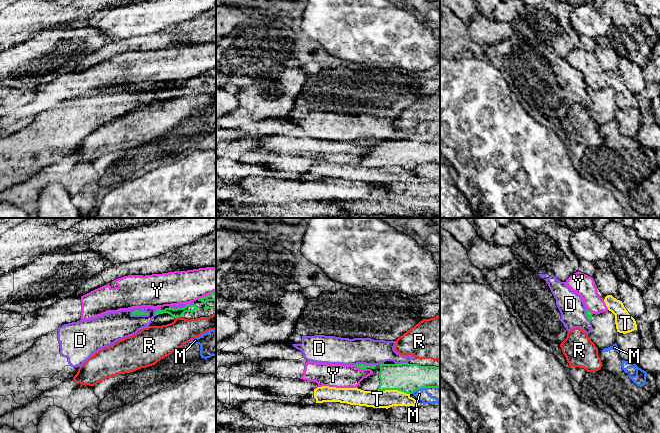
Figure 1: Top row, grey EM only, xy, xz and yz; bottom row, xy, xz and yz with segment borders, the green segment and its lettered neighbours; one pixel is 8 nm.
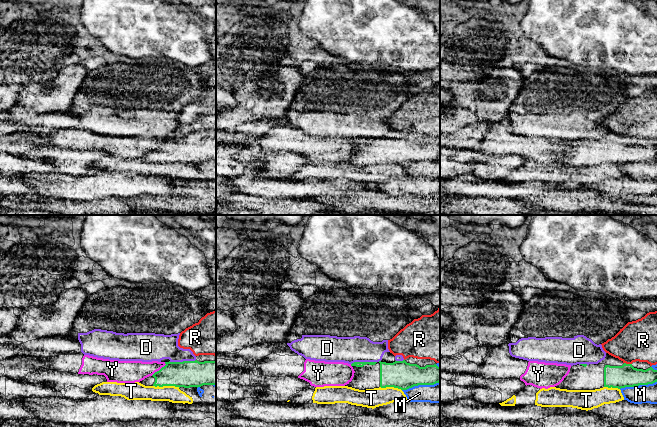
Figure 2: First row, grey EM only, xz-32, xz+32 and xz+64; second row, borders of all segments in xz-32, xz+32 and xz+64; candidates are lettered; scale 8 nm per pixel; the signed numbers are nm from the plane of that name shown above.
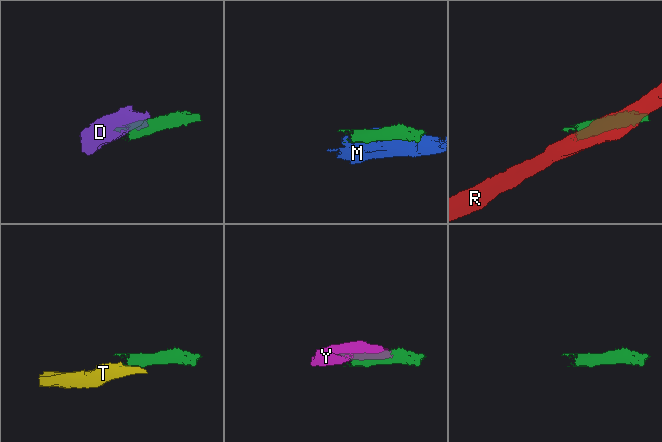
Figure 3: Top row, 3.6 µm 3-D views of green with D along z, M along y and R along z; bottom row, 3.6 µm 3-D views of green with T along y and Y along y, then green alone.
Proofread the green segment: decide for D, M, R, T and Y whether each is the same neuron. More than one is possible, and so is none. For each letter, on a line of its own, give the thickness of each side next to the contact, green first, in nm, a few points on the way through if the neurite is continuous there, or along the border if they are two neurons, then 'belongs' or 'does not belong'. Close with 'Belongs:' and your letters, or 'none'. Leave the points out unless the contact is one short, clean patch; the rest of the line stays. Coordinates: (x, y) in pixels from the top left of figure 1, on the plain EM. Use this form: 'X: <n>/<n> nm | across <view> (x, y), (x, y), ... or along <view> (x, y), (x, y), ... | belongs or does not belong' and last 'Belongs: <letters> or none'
D: 50/220 nm | along xz (375, 140), (355, 141) | does not belong
M: 240/100 nm | does not belong
R: 80/260 nm | does not belong
T: 240/140 nm | along xz (378, 165), (400, 166), (409, 170) | does not belong
Y: 50/190 nm | does not belong
Belongs: none

